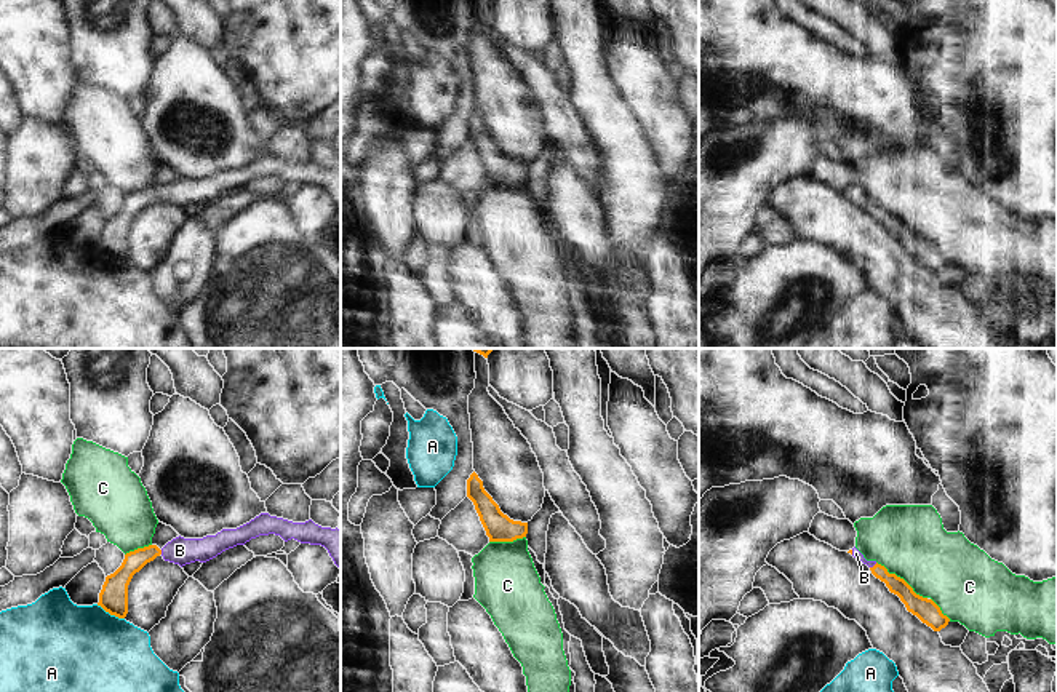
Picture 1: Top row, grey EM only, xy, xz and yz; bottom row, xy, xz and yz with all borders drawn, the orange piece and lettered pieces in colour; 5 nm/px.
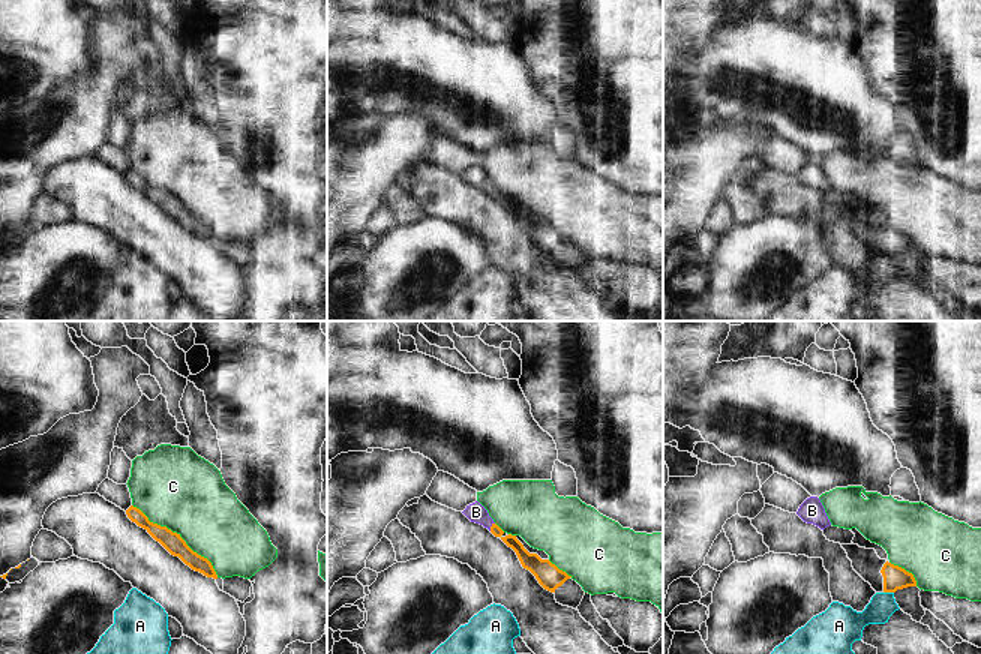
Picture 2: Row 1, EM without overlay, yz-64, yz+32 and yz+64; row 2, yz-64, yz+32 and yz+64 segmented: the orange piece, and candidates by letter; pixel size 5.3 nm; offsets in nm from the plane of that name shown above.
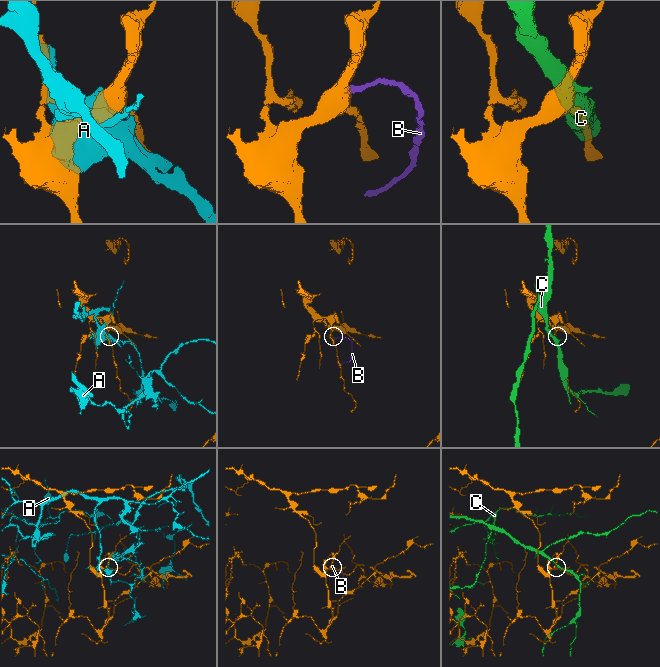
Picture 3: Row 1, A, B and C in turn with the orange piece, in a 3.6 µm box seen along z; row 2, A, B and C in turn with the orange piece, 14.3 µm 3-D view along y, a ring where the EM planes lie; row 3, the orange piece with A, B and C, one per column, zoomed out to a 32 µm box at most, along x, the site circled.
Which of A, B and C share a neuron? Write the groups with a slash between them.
A / B / C

